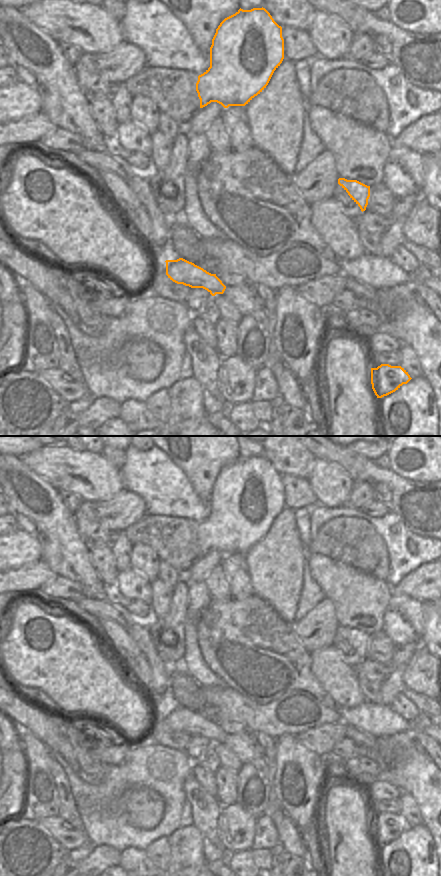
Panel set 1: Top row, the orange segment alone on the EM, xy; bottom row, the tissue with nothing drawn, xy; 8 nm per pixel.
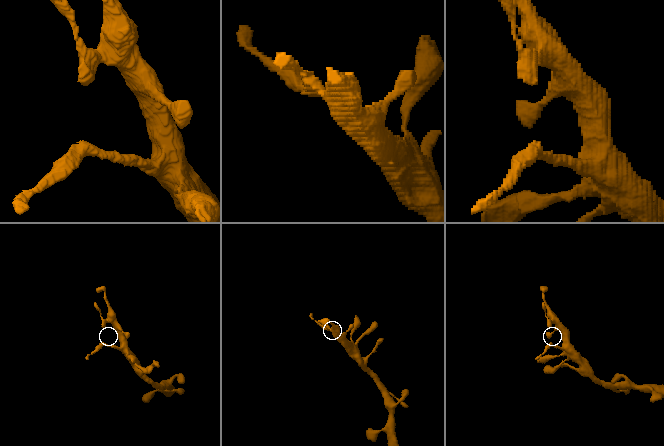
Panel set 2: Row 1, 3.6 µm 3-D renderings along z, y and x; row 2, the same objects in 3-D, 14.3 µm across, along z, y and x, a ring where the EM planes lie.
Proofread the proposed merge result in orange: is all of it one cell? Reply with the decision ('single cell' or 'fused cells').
fused cells

